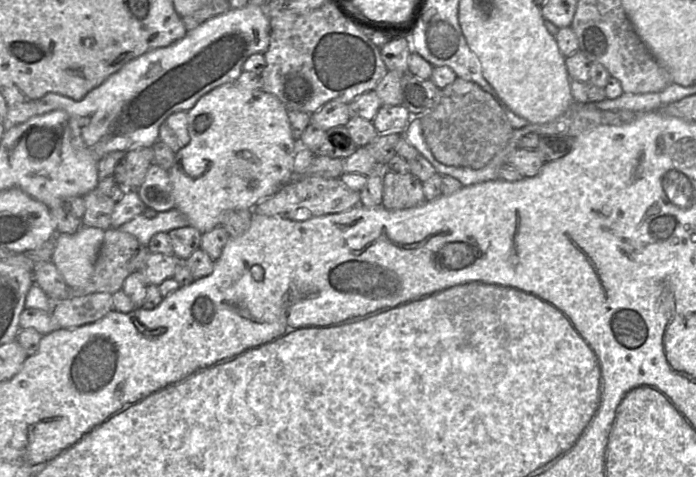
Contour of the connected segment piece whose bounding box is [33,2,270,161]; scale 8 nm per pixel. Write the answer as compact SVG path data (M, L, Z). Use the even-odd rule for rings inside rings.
M249 2L241 8L230 8L187 31L184 37L172 44L148 51L129 61L81 100L75 101L56 93L47 93L33 100L36 115L54 110L65 111L69 117L72 141L76 146L87 149L98 161L110 152L152 147L159 140L160 126L171 114L188 111L212 89L235 82L249 56L266 52L269 39L270 18L263 6Z

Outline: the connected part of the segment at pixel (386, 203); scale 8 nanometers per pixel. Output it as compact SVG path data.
M385 170L382 180L382 206L386 209L407 209L426 201L422 181L411 173L401 174Z

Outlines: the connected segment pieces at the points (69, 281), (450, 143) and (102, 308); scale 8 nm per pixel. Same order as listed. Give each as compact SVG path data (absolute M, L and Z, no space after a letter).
M82 226L73 234L56 235L51 262L69 288L82 287L90 280L105 232L101 228Z
M457 78L441 89L439 104L420 117L423 138L435 159L454 167L477 169L505 148L513 127L497 101L477 84Z
M93 293L57 301L51 313L58 328L76 328L96 322L113 310L112 294Z

